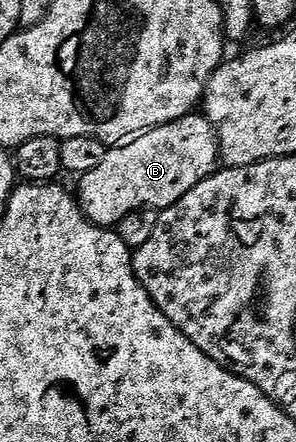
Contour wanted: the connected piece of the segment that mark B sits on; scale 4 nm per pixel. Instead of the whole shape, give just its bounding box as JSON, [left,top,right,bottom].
[75,112,221,227]

